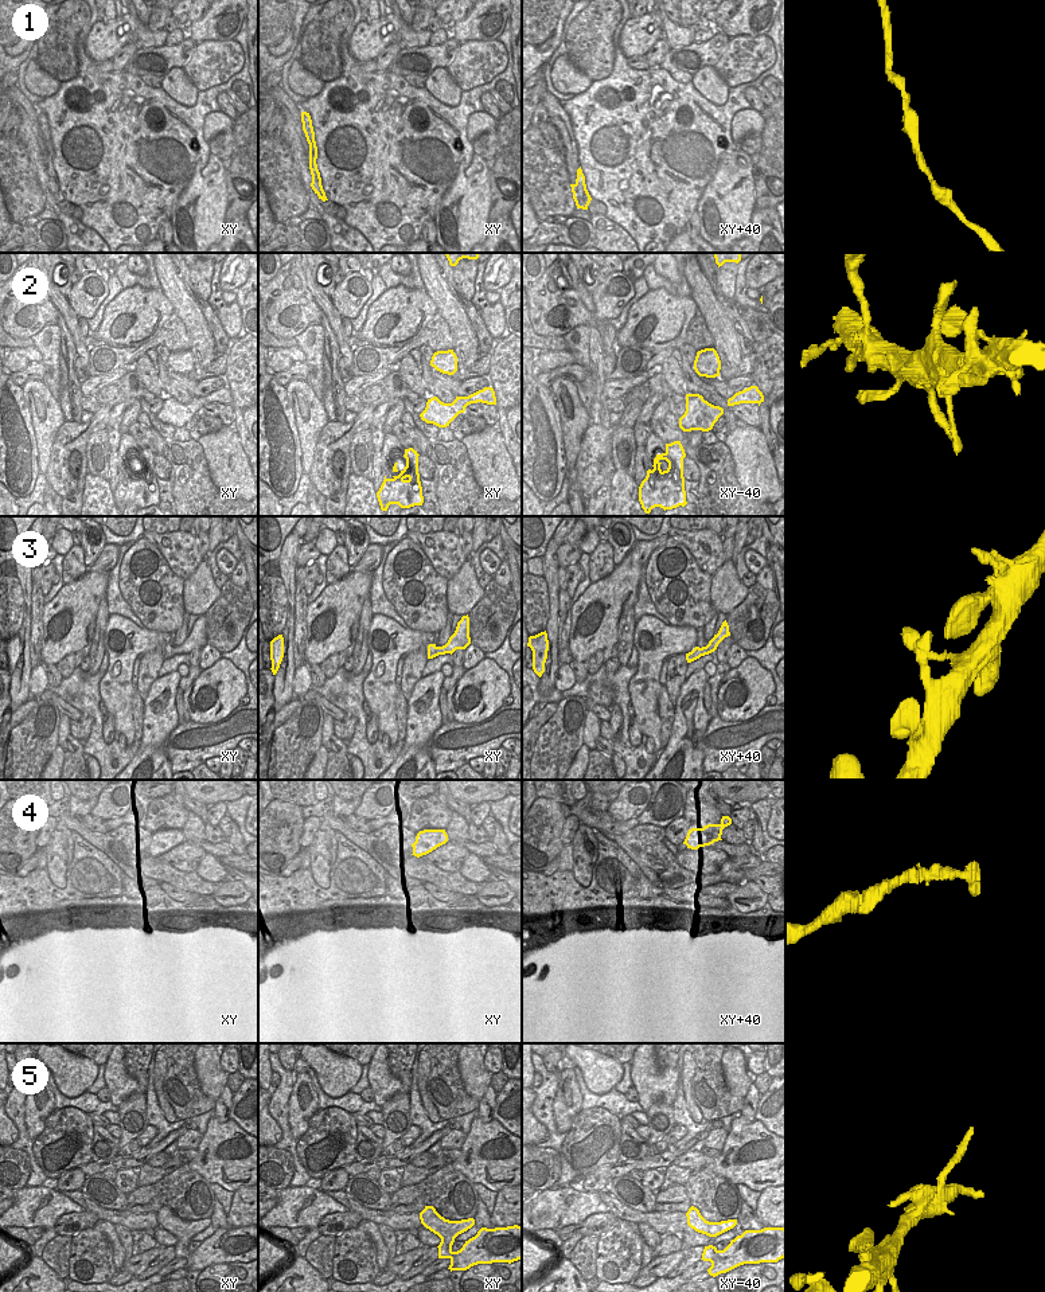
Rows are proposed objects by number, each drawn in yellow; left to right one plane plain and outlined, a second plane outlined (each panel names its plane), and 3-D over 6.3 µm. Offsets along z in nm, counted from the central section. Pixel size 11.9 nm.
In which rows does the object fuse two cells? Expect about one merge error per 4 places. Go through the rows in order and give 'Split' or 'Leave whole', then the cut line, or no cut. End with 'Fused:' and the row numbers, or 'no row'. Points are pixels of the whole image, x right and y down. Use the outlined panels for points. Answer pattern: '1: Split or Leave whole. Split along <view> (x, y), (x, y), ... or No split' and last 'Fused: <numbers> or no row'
1: Leave whole. No split
2: Leave whole. No split
3: Leave whole. No split
4: Split. Split along xy+40 (689, 830), (698, 834), (700, 839), (705, 843)
5: Leave whole. No split
Fused: 4

